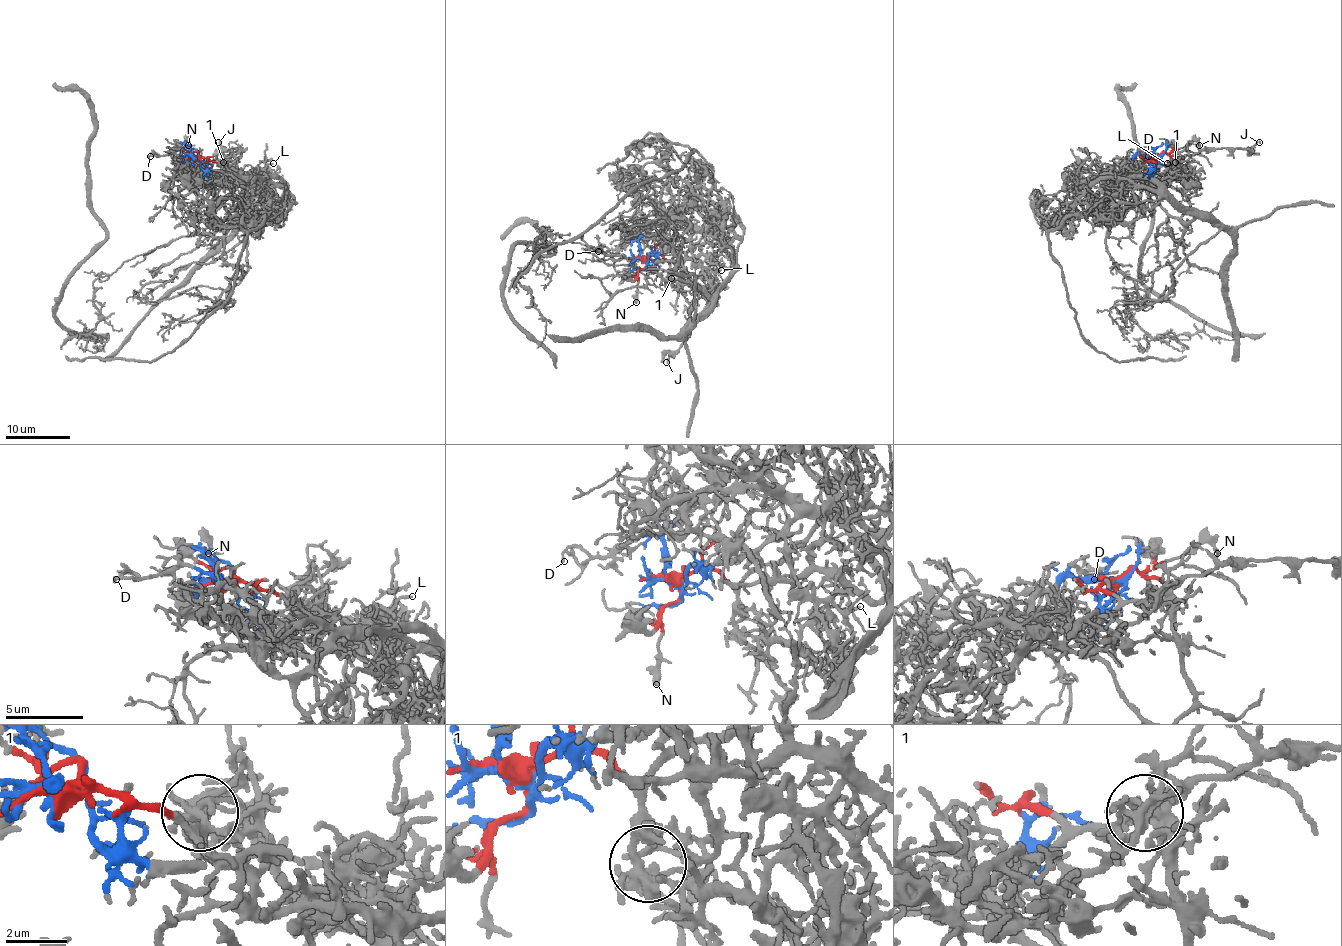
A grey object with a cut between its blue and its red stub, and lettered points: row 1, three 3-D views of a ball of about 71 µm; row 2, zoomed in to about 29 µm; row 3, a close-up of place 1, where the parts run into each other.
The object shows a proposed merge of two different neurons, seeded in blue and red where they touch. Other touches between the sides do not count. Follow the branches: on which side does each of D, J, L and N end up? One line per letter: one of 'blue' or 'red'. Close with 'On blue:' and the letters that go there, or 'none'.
D: blue
J: red
L: blue
N: red
On blue: D, L

